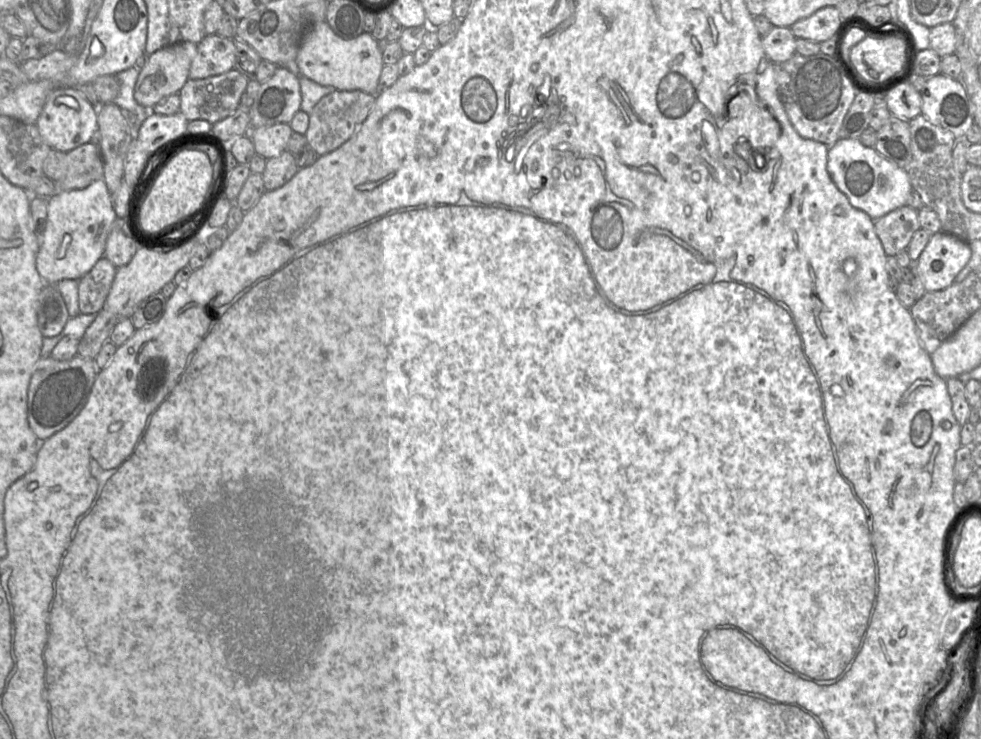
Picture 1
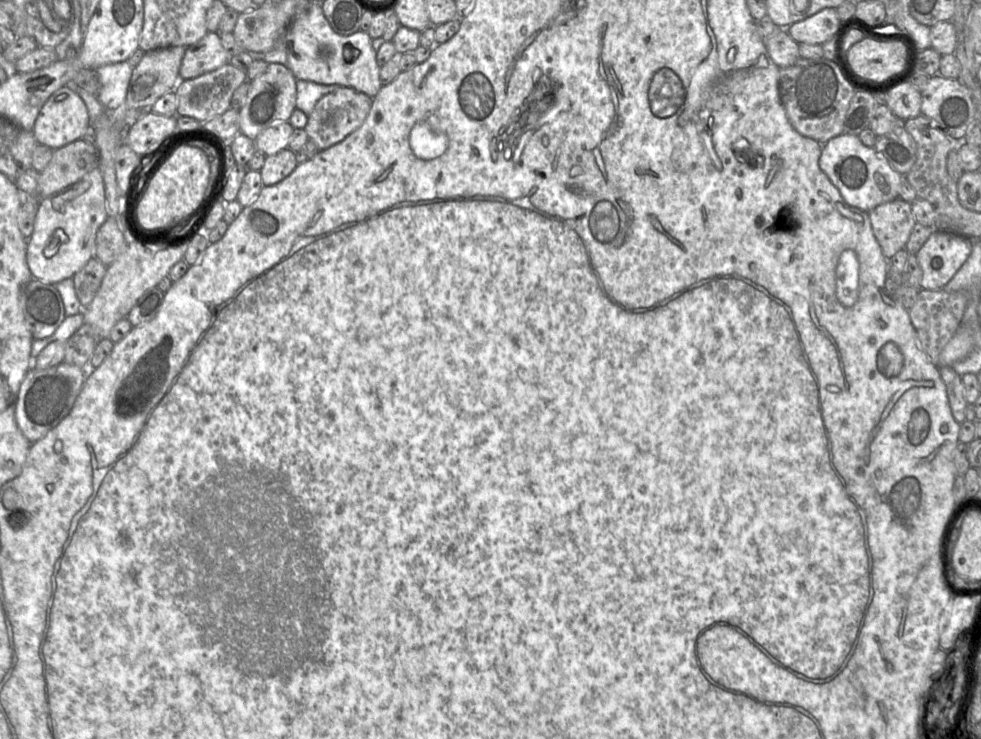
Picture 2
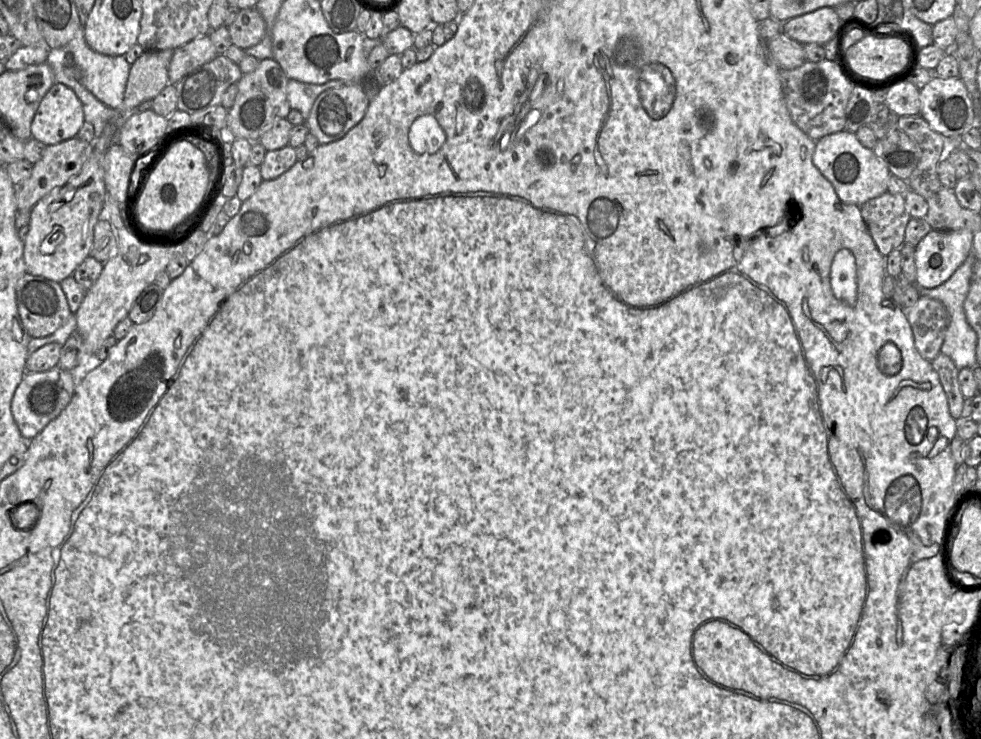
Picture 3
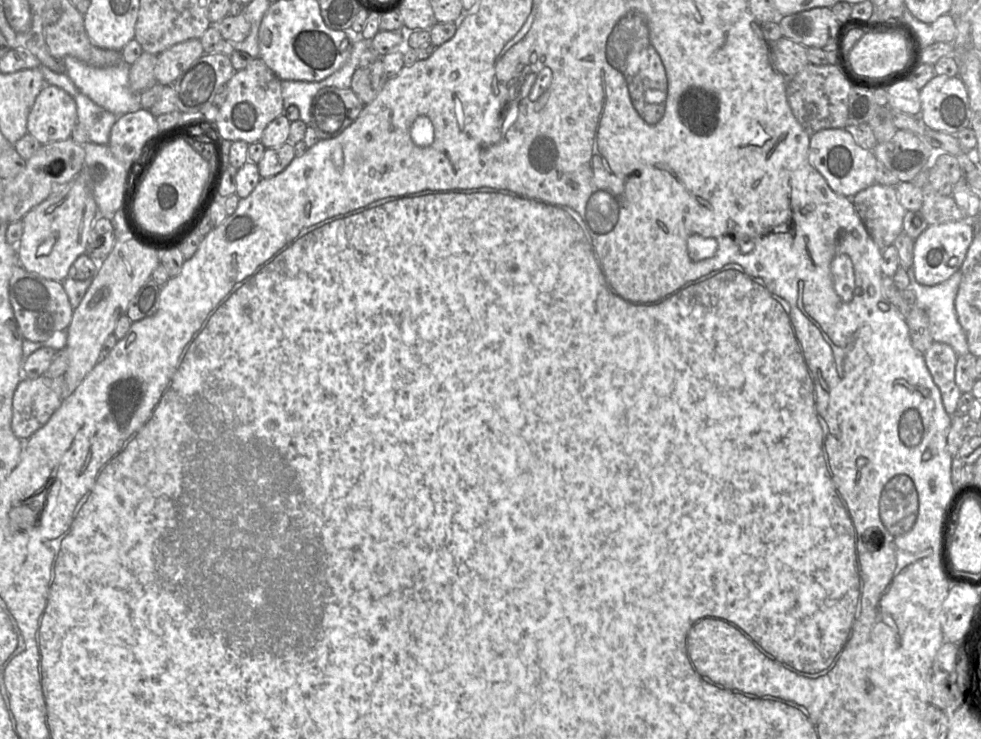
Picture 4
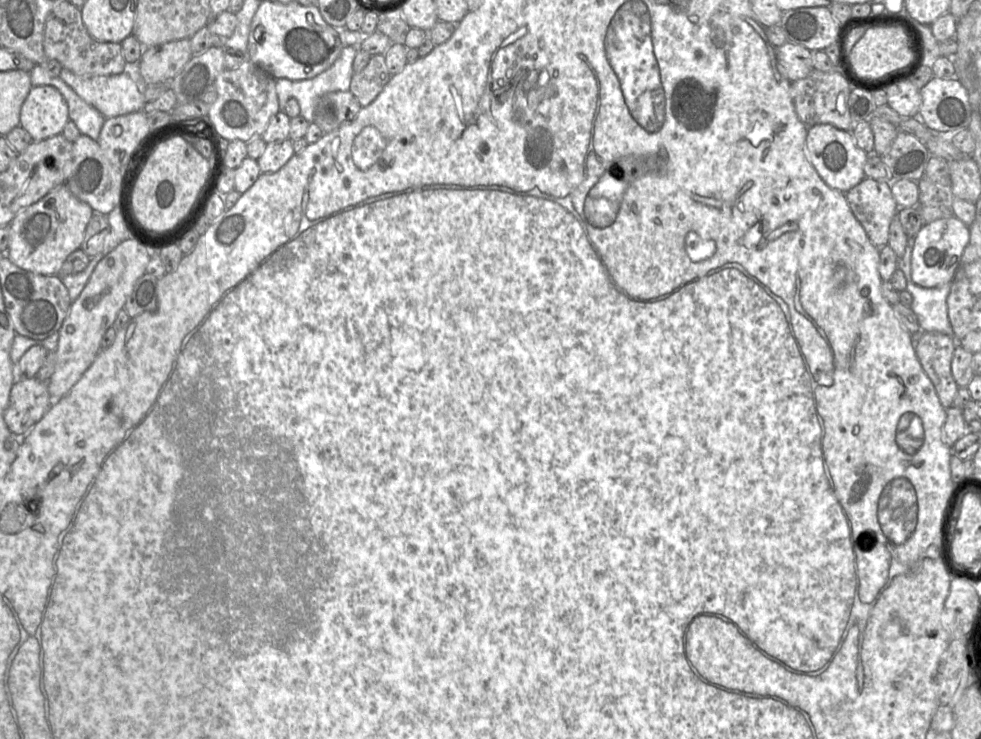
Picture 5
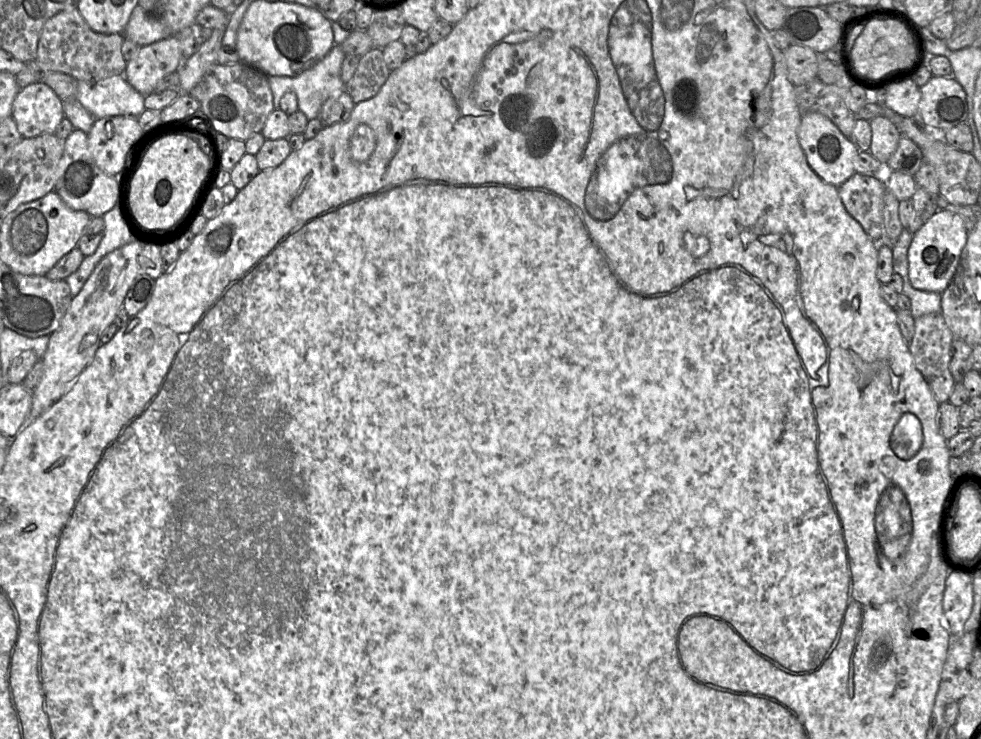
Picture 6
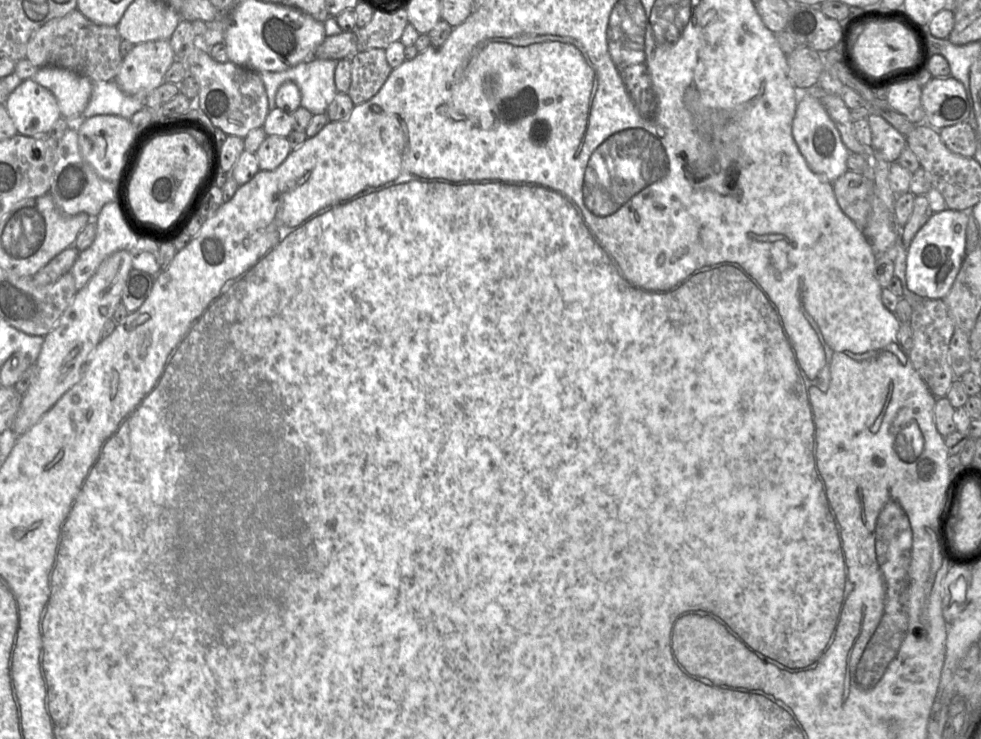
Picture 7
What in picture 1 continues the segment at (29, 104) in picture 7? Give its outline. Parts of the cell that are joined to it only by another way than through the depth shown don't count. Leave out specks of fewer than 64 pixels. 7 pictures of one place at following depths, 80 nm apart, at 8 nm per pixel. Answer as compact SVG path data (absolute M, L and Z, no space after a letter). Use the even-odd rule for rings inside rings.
M58 87L49 94L35 125L52 149L67 153L90 142L98 129L97 112L97 106L85 99L75 87Z

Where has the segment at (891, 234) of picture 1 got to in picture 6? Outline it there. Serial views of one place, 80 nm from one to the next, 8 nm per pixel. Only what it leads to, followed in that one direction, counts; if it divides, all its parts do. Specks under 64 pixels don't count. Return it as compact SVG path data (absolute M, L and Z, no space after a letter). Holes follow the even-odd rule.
M854 173L837 187L846 211L861 225L866 234L882 243L885 240L883 208L886 177Z

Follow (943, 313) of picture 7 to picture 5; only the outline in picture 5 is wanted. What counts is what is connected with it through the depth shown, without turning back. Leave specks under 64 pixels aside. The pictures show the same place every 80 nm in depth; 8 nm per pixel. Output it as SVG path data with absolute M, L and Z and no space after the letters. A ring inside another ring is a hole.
M921 331L915 338L917 358L933 383L942 406L953 406L959 386L955 382L951 362L957 341L954 336L940 332Z

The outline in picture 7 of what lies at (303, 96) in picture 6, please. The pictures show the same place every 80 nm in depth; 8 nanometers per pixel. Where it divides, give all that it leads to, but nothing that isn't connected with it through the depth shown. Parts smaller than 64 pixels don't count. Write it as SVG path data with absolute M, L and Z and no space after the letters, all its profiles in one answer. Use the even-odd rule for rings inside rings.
M314 58L282 72L262 72L269 110L276 107L276 93L285 82L294 82L301 93L301 106L312 115L326 113L338 93L334 74L338 60Z

